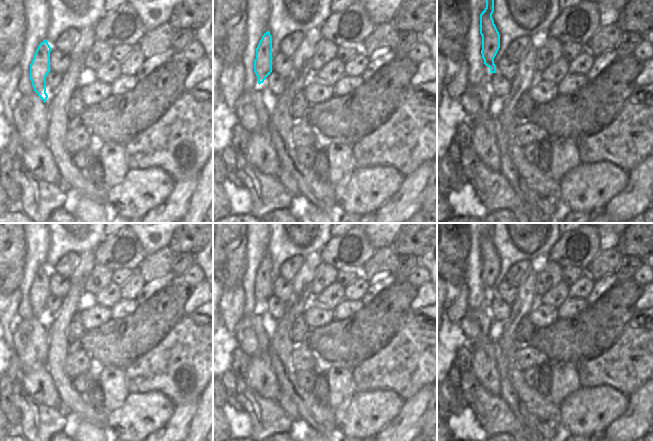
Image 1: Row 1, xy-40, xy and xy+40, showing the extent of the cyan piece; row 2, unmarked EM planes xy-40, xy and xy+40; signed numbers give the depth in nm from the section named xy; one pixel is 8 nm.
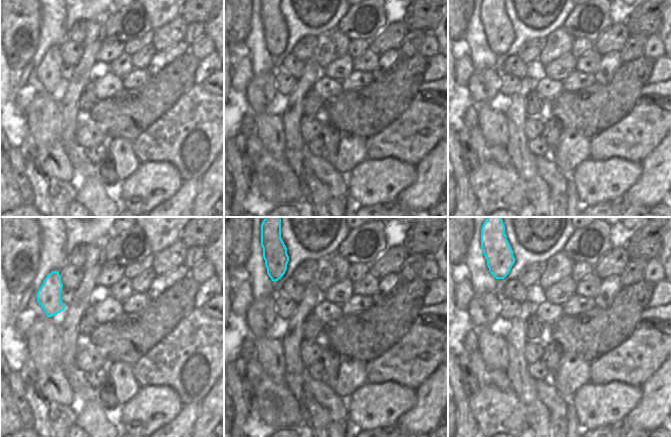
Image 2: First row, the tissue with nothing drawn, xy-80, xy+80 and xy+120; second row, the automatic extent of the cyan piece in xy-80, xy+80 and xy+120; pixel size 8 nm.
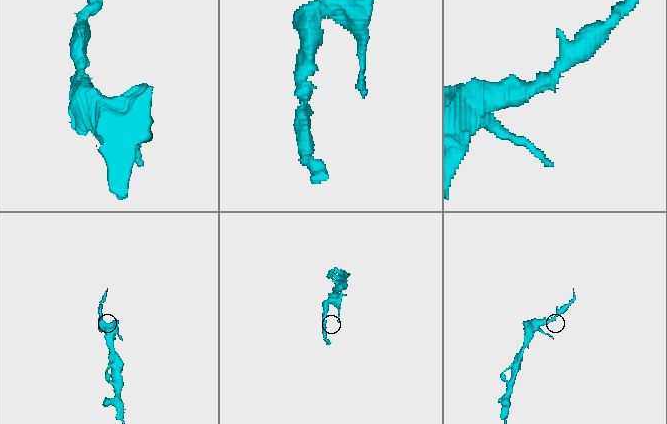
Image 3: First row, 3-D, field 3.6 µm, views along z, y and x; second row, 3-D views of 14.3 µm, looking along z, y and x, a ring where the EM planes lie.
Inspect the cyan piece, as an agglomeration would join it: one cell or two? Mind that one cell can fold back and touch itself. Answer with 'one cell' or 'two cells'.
one cell

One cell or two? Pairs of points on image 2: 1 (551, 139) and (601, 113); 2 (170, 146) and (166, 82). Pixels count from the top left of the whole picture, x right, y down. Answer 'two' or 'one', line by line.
1: two
2: two

